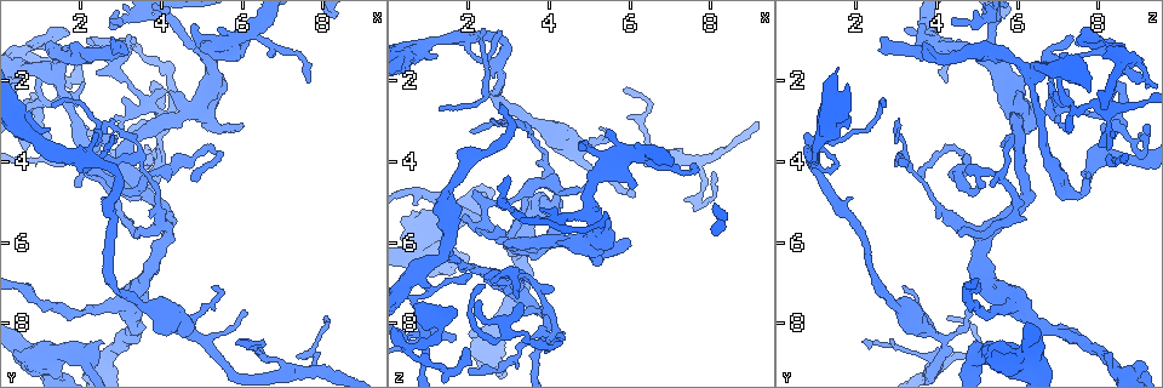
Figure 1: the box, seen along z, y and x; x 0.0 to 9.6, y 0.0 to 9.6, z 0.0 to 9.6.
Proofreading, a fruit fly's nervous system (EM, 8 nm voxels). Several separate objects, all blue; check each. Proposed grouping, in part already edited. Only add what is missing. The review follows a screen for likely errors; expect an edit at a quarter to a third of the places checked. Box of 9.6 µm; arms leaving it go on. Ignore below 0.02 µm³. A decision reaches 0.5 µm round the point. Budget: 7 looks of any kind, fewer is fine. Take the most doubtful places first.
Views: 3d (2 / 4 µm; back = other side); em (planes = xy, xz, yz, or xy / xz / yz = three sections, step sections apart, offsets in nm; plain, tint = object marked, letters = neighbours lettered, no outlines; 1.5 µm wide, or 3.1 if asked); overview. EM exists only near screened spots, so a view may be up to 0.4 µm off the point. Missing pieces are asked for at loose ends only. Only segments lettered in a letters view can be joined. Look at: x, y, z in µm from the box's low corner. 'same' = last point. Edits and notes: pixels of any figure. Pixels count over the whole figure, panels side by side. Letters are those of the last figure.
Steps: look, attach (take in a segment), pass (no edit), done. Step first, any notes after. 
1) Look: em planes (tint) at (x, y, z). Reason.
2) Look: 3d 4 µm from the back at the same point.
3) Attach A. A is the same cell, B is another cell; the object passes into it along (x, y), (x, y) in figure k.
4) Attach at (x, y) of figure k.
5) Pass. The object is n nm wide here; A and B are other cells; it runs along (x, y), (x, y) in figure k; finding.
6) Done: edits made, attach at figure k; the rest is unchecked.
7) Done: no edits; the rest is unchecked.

Look: em planes (letters) at (2.85, 1.25, 2.60). An open end.

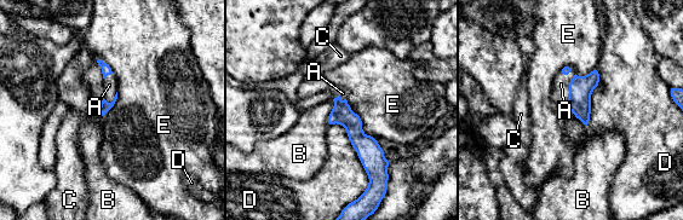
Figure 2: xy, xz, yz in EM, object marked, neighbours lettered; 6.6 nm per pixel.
Attach A. A is the same cell, B, C, D and E are other cells; the object passes into it along (580, 88), (569, 91), (561, 84) in figure 2; it goes on there.

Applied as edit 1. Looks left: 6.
Look: em xy step 8 (letters) at (8.15, 7.90, 4.20). An open end.

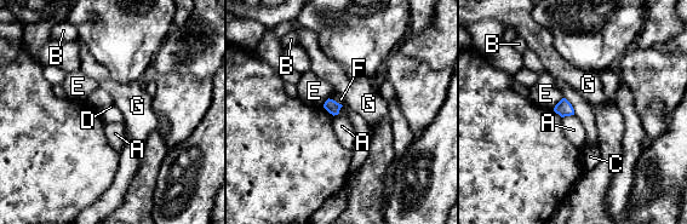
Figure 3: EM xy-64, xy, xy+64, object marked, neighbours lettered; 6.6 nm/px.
Look: em planes (letters) at the same point.

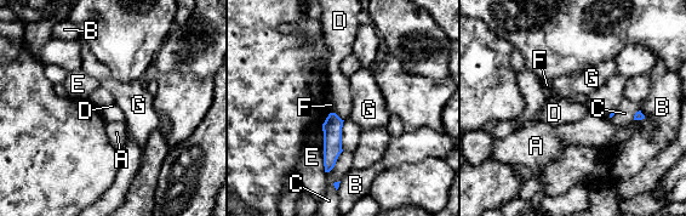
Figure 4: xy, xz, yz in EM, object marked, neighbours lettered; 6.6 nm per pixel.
Pass. The longest contact is with E, 320 nm; A, B, C, D, E, F and G are other cells; it runs along (332, 115), (332, 149), (327, 168) in figure 4; none of them fits.

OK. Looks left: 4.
Look: em planes (letters) at (2.05, 4.15, 3.15). Tapers out.

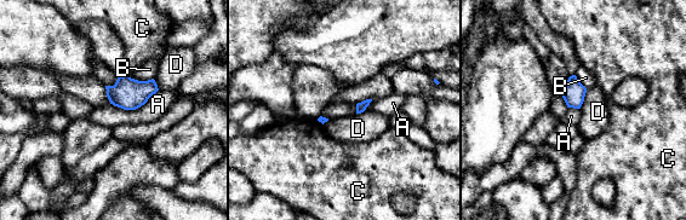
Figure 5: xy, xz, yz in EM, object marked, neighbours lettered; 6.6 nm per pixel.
Pass. A, B, C and D are other cells; none of them fits.

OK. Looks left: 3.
Done: edits made, attach at figure 2; the rest is unchecked.

